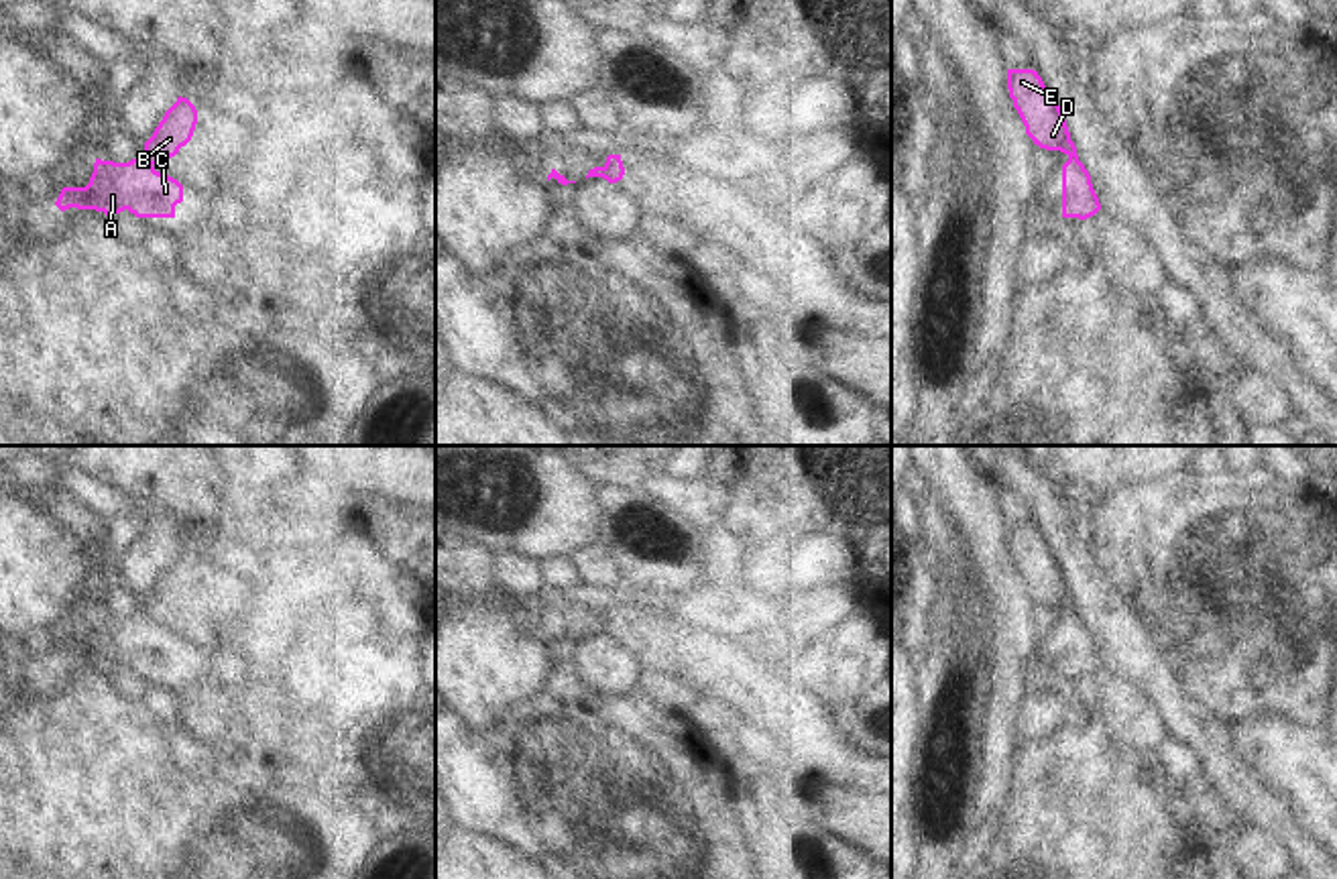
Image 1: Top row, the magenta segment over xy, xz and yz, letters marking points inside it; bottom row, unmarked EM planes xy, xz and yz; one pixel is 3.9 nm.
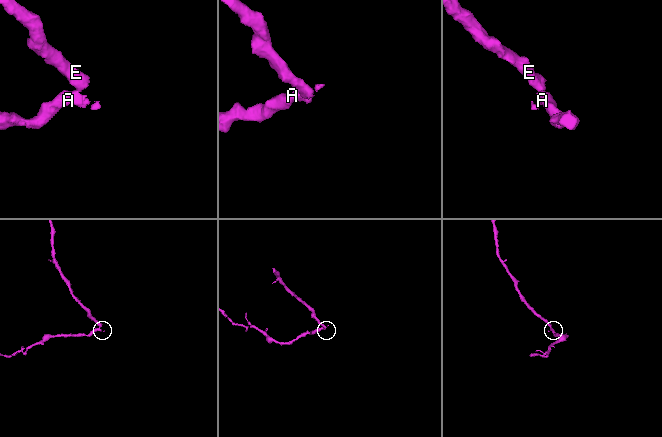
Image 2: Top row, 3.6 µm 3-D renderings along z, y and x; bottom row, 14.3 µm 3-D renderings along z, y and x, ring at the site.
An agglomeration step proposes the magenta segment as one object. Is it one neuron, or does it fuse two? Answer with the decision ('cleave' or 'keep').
cleave

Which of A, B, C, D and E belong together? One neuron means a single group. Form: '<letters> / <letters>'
A C / B D E

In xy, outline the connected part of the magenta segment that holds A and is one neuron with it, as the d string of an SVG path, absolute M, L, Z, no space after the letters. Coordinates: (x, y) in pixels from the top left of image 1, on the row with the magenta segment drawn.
M144 157L128 163L96 159L85 187L63 187L55 206L96 210L106 216L128 210L136 218L175 218L175 206L183 201L183 185L159 173Z

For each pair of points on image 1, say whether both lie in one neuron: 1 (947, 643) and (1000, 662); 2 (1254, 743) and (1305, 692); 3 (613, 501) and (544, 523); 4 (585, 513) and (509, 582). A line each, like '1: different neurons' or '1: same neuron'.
1: different neurons
2: different neurons
3: different neurons
4: different neurons

